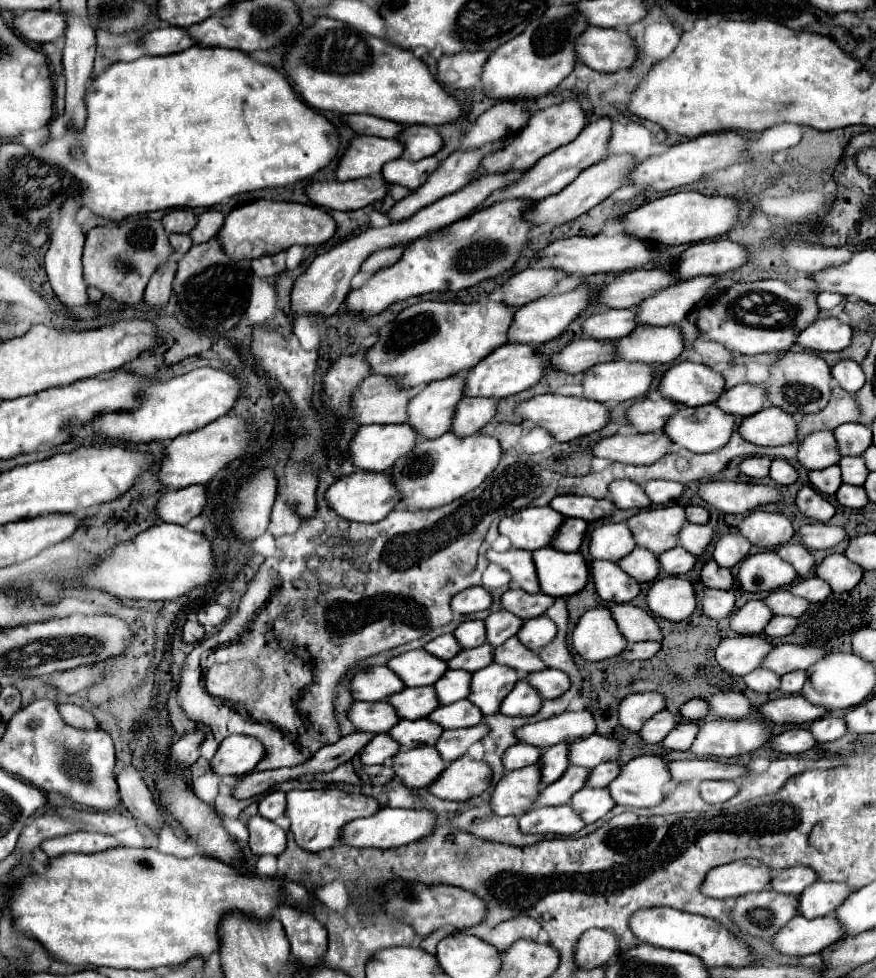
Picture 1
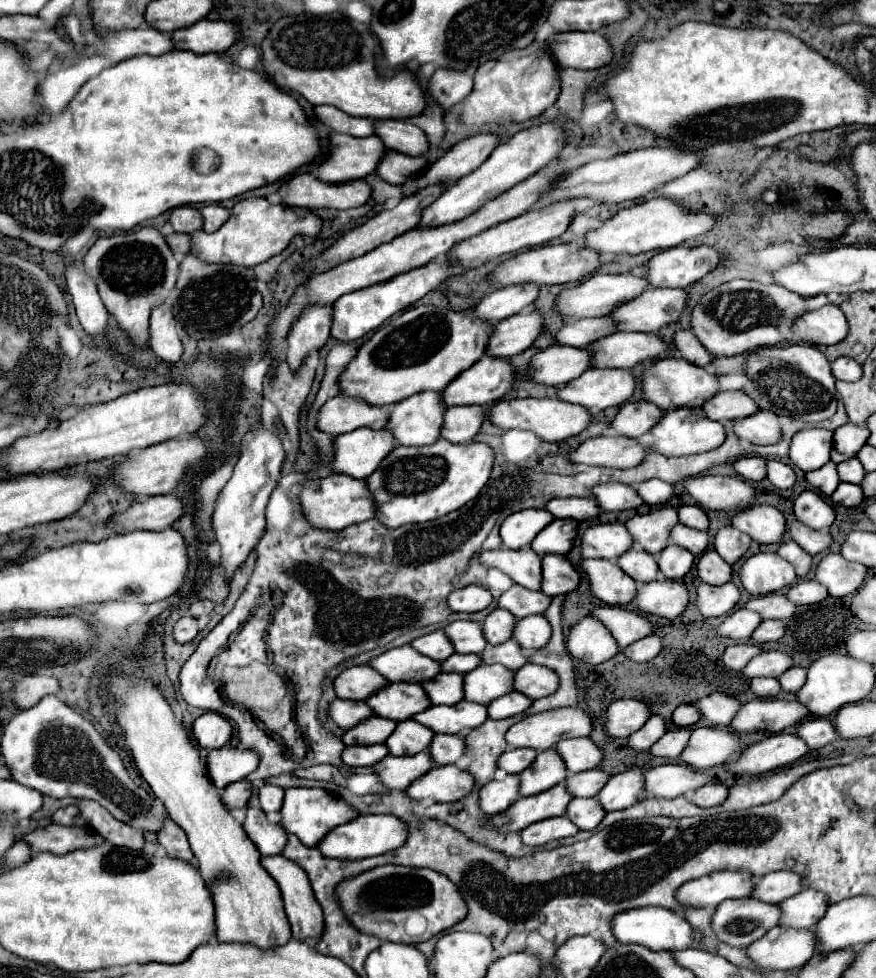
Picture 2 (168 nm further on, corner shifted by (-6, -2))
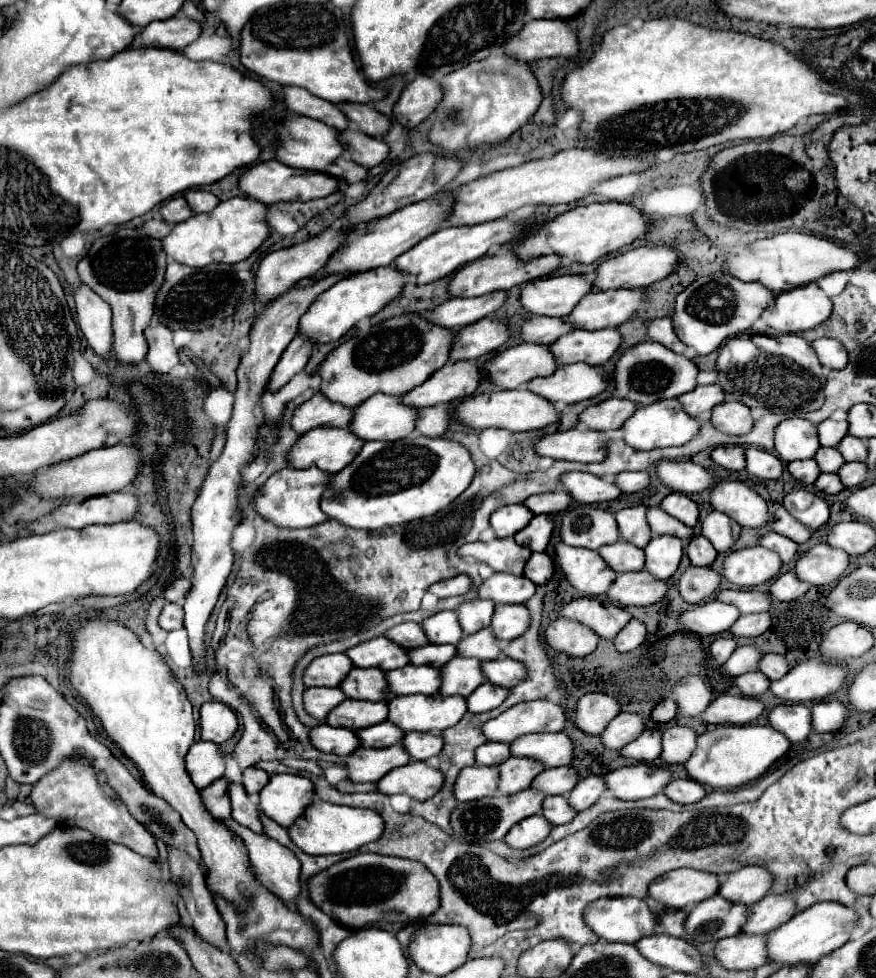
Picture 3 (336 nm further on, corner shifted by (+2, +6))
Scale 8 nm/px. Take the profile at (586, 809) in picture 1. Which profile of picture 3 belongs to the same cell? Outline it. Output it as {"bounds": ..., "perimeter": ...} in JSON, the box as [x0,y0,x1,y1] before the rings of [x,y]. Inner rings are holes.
{"bounds":[541,795,577,825],"perimeter":[[[559,795],[559,797],[545,797],[541,815],[547,821],[551,821],[553,825],[565,825],[565,823],[575,819],[577,811],[571,809],[571,805],[567,805],[567,797]]]}

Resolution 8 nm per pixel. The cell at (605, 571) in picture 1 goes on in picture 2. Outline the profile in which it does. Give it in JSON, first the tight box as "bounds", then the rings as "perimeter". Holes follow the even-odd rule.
{"bounds":[581,559,637,605],"perimeter":[[[583,559],[581,569],[589,577],[591,591],[597,599],[607,605],[627,605],[631,597],[635,597],[637,583],[615,565],[615,561],[607,559]]]}

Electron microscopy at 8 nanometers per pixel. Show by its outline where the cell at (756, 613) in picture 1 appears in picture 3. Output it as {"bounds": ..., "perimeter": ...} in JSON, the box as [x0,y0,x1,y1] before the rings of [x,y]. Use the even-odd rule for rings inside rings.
{"bounds":[679,599,739,635],"perimeter":[[[717,599],[697,605],[691,611],[685,611],[679,621],[685,629],[697,633],[697,635],[717,635],[723,631],[729,631],[735,619],[739,619],[739,609],[735,605],[721,603]]]}

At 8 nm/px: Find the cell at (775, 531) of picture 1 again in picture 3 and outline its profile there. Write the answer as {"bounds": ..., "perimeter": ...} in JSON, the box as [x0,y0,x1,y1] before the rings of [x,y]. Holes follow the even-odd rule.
{"bounds":[711,481,769,527],"perimeter":[[[725,481],[713,487],[711,491],[713,509],[729,515],[741,527],[765,527],[769,521],[767,503],[761,495],[749,489],[741,481]]]}

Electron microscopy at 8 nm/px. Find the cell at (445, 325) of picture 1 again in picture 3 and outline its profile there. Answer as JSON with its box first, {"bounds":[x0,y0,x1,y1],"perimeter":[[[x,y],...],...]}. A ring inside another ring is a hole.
{"bounds":[319,313,453,407],"perimeter":[[[407,313],[401,317],[391,317],[381,321],[379,325],[373,325],[369,333],[347,339],[337,349],[333,349],[327,359],[319,367],[321,375],[321,393],[337,403],[343,403],[347,407],[357,407],[363,401],[367,401],[375,393],[387,393],[387,395],[403,395],[407,389],[415,389],[415,385],[421,385],[435,373],[435,369],[441,369],[449,361],[449,351],[453,345],[453,331],[451,329],[435,329],[431,321],[427,321],[425,313]]]}

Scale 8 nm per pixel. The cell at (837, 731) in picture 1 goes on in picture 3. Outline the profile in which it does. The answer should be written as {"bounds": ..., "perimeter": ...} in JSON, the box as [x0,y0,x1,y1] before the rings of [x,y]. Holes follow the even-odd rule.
{"bounds":[769,703,813,743],"perimeter":[[[803,703],[777,705],[769,713],[769,725],[781,731],[791,743],[801,743],[813,731],[811,729],[811,709]]]}

